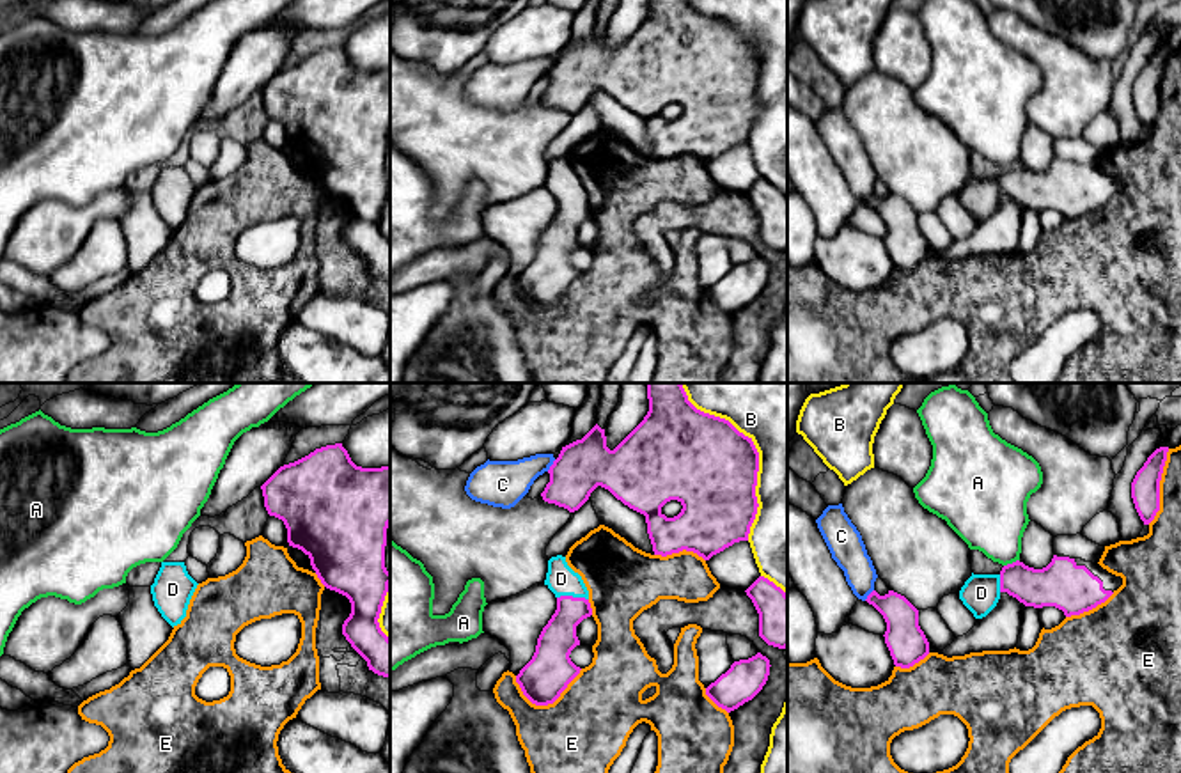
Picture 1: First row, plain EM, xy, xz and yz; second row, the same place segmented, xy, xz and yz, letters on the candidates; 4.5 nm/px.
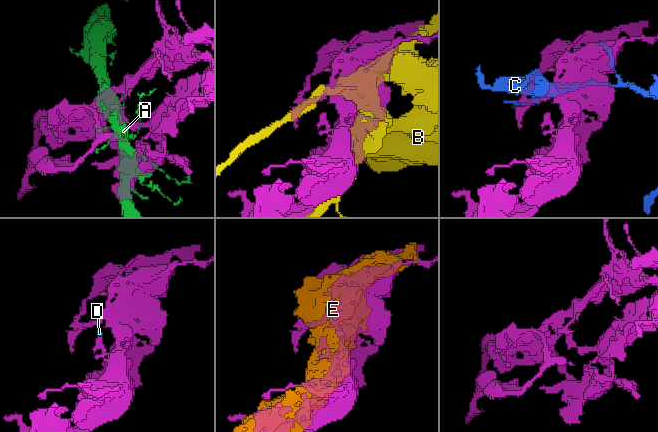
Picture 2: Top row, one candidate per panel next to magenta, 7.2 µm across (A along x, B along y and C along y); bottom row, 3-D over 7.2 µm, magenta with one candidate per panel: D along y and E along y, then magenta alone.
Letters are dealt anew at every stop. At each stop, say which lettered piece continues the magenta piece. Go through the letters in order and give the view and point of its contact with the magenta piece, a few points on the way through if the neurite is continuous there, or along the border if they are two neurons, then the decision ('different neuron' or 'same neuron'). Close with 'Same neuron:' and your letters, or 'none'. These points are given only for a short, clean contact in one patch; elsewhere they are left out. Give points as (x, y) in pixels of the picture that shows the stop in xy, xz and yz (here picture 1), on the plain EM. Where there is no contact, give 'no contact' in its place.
A: yz (1013, 165) | along yz (1018, 162), (1004, 169) | different neuron
B: xz (758, 61) | different neuron
C: xz (552, 68) | different neuron
D: xz (571, 199) | across xz (557, 242), (571, 213), (571, 199), (561, 181) | same neuron
E: xz (548, 305) | different neuron
Same neuron: D

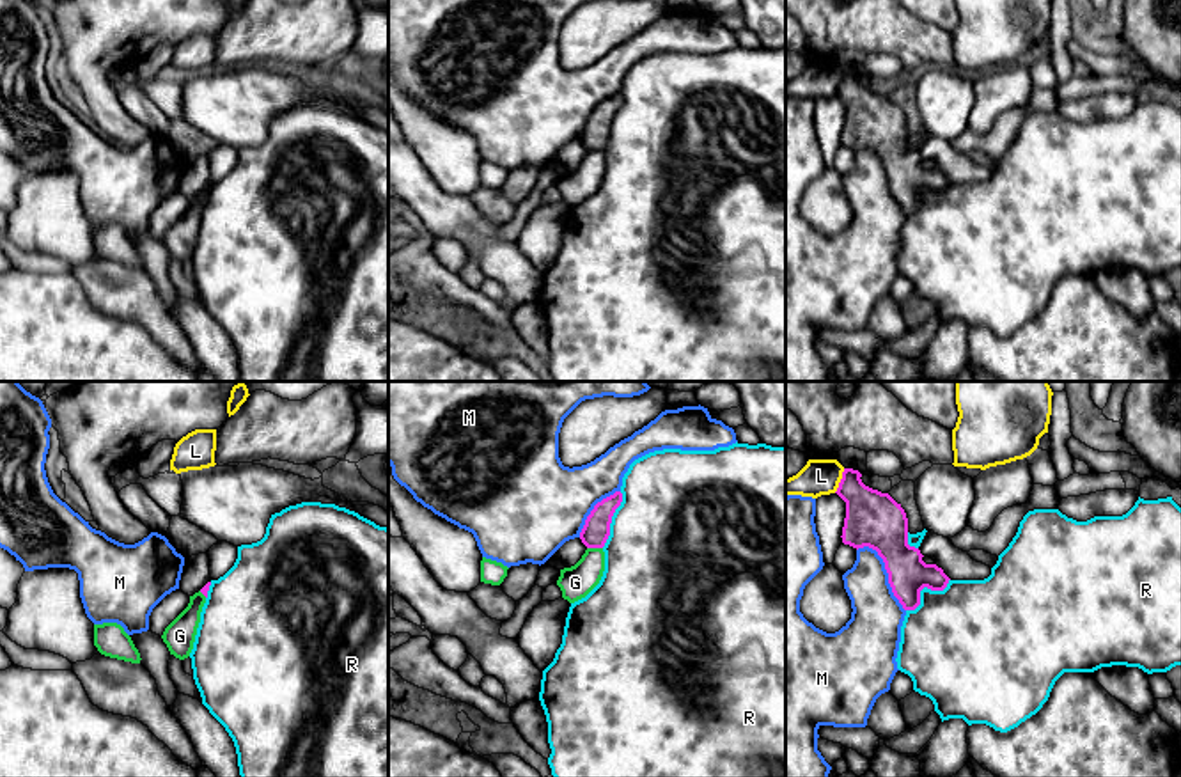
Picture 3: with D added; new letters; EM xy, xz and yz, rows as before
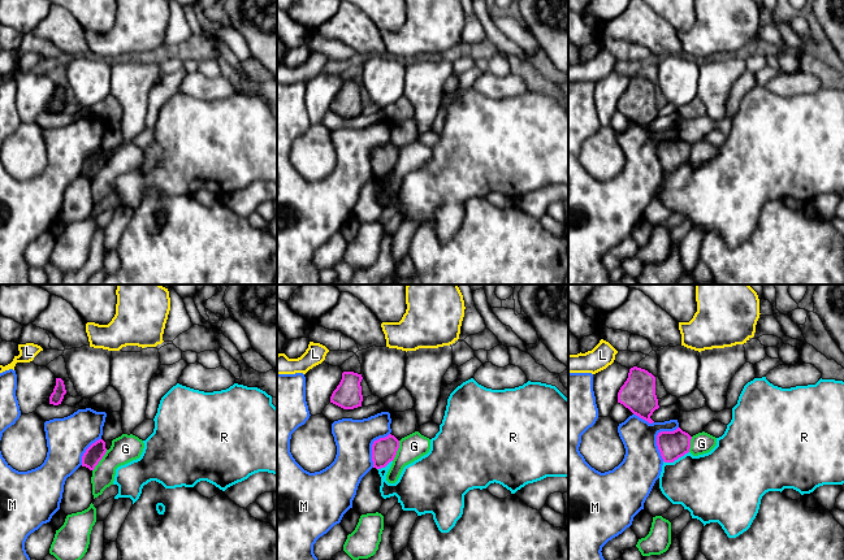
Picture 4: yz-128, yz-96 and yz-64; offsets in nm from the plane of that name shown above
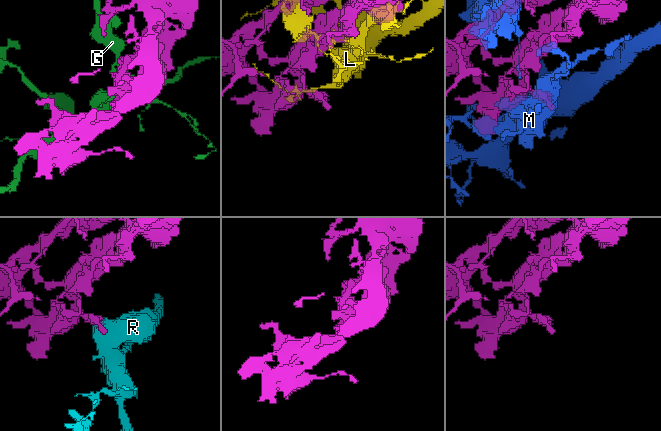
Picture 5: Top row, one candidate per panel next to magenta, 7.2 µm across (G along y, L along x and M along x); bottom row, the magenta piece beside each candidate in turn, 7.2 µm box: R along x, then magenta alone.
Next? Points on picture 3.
G: xz (594, 149) | along xz (587, 149), (602, 151) | different neuron
L: yz (841, 84) | different neuron
M: yz (887, 174) | different neuron
R: yz (924, 188) | different neuron
Same neuron: none

